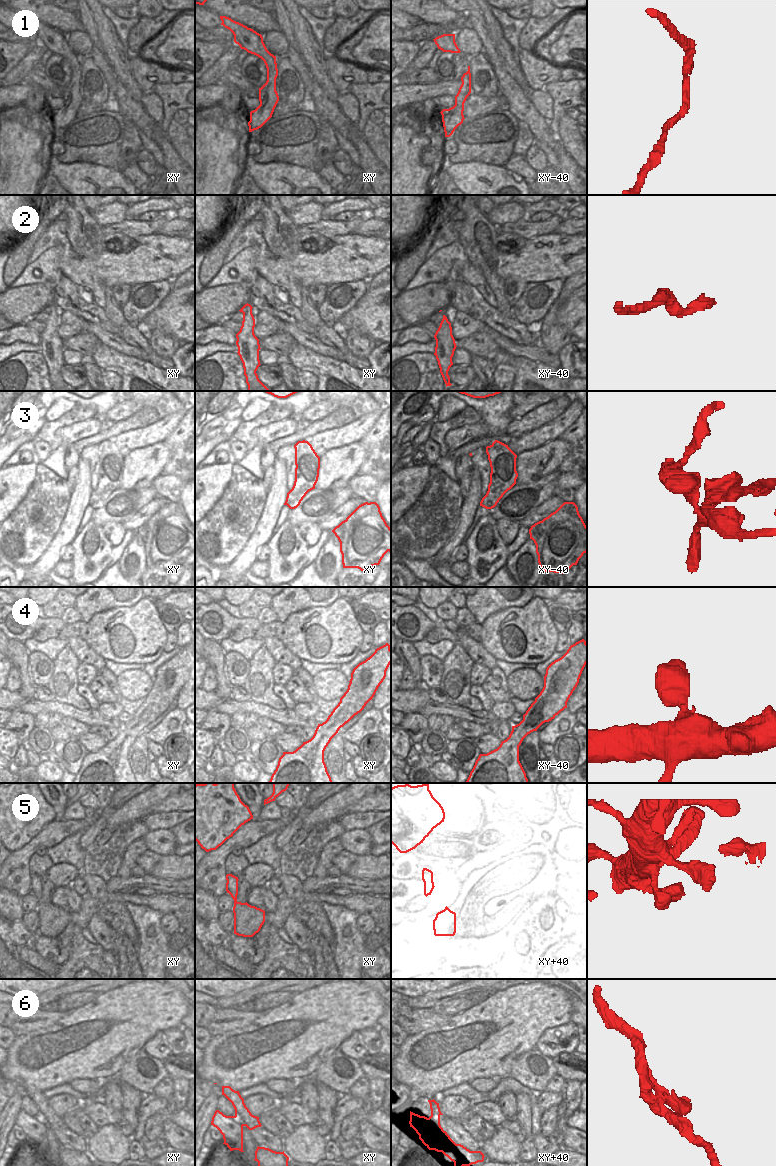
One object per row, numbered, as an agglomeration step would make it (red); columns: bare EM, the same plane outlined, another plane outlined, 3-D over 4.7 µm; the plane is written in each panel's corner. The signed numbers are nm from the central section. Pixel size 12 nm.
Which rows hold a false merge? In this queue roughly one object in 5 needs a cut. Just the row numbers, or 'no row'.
3, 6

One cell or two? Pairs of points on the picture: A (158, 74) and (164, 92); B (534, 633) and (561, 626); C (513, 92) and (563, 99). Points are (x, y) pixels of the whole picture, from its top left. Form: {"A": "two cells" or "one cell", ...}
{"A": "two cells", "B": "two cells", "C": "two cells"}

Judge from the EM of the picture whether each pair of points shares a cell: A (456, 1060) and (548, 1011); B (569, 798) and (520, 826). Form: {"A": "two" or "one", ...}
{"A": "one", "B": "one"}

